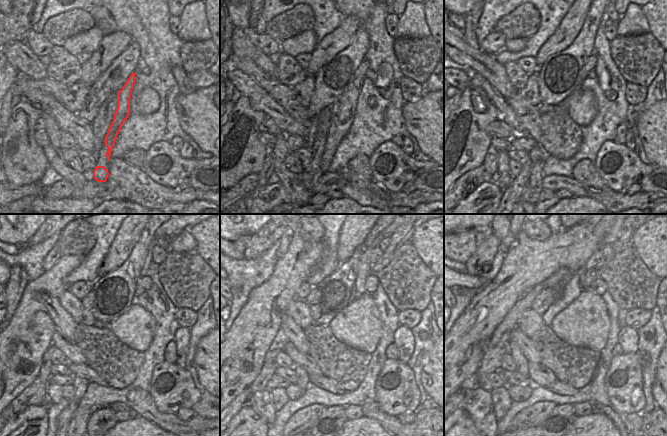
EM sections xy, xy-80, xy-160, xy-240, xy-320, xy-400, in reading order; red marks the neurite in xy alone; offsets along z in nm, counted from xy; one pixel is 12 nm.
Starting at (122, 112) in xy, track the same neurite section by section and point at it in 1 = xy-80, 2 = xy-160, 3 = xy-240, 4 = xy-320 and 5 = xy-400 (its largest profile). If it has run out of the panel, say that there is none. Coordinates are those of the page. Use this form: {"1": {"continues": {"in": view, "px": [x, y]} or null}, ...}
{"1": {"continues": {"in": "xy-80", "px": [343, 109]}}, "2": {"continues": {"in": "xy-160", "px": [591, 62]}}, "3": {"continues": {"in": "xy-240", "px": [146, 282]}}, "4": {"continues": {"in": "xy-320", "px": [372, 281]}}, "5": {"continues": {"in": "xy-400", "px": [598, 285]}}}

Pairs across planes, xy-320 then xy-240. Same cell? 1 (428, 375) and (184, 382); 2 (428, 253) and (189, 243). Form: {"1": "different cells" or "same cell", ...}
{"1": "different cells", "2": "different cells"}

